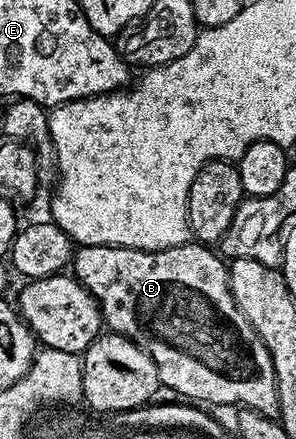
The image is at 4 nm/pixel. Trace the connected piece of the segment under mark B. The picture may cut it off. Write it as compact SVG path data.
M187 244L176 248L168 248L167 250L133 250L127 246L78 246L72 259L72 274L73 277L78 279L78 283L98 301L98 307L102 310L102 321L105 329L109 333L122 334L126 338L131 338L157 365L157 376L161 387L165 389L167 387L182 395L179 397L194 402L208 402L216 406L240 403L254 409L254 412L257 412L259 417L271 420L277 419L280 416L279 400L271 353L268 352L268 348L252 328L252 324L248 324L244 312L240 312L240 308L232 296L230 291L230 271L227 263L217 253L214 255L210 250L213 249L206 244Z

